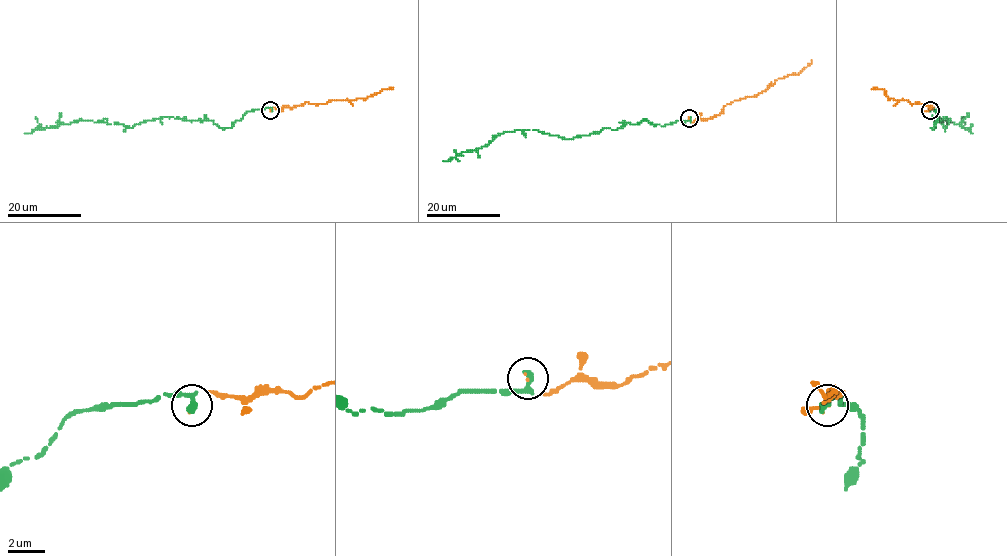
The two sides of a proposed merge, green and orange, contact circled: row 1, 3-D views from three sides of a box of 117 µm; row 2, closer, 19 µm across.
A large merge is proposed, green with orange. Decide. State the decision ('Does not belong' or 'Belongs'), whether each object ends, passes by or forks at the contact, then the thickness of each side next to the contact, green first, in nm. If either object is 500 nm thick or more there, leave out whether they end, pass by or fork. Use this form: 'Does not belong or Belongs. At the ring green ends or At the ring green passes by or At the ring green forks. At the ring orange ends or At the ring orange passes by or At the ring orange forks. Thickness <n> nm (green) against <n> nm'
Belongs. At the ring green ends. At the ring orange ends. Thickness 440 nm (green) against 90 nm

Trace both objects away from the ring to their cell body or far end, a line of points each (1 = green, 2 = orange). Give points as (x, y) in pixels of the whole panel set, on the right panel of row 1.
1: (930, 110), (936, 111), (932, 129), (934, 120), (947, 117), (947, 127), (942, 120), (959, 122), (973, 133)
2: (930, 110), (933, 107), (888, 99), (885, 91), (871, 89)

